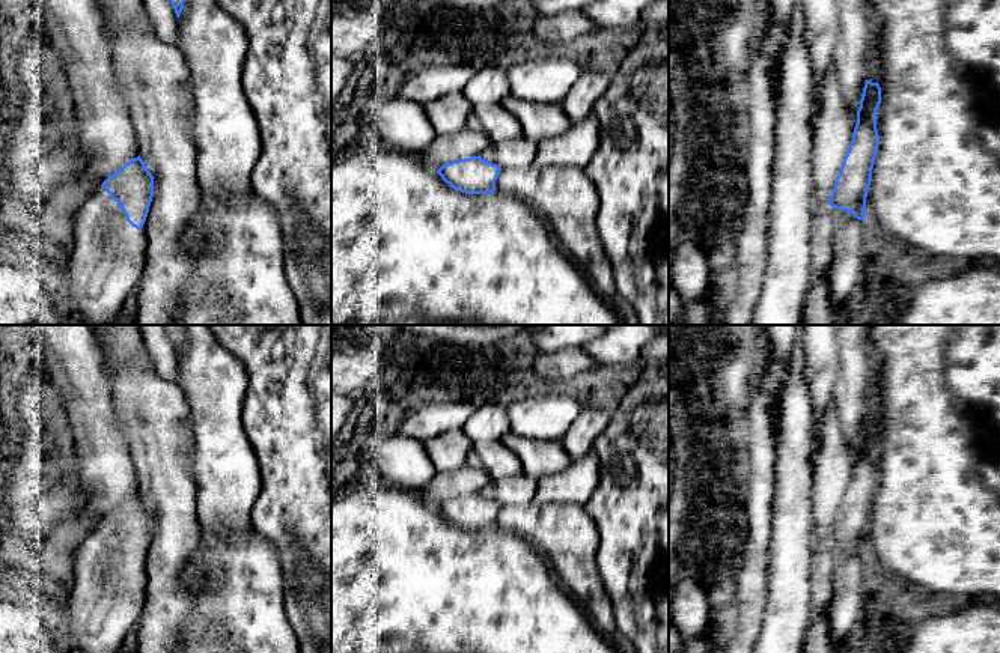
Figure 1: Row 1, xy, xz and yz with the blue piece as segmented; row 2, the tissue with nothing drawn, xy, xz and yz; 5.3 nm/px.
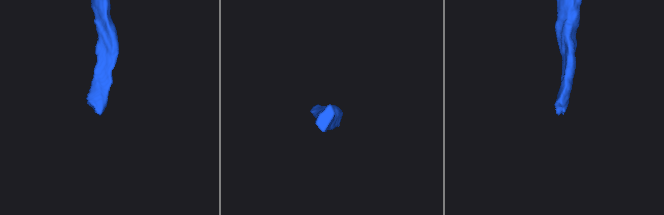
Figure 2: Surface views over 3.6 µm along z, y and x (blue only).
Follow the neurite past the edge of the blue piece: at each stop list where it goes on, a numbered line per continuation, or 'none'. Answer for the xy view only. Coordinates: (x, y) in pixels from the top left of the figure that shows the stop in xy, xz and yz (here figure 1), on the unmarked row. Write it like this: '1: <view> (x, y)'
1: xy (103, 611)

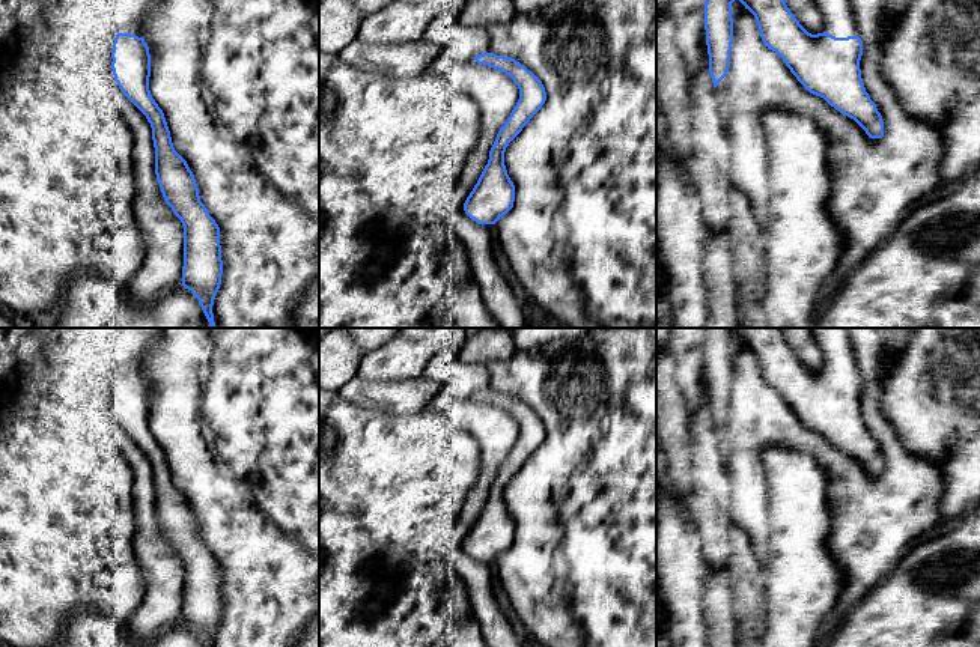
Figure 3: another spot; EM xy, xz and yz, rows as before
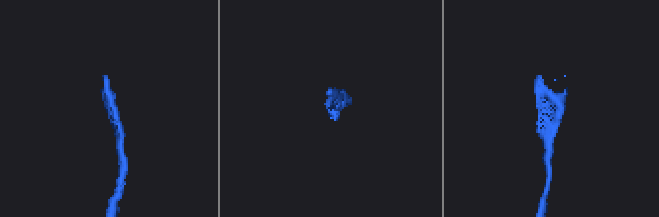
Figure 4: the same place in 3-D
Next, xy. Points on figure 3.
1: xy (149, 334)

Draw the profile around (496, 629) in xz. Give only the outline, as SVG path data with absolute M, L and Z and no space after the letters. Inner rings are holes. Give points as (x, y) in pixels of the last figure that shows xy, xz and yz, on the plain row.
M482 561L455 567L464 581L473 617L480 626L486 647L524 647L518 633L501 611L492 590L491 567Z

